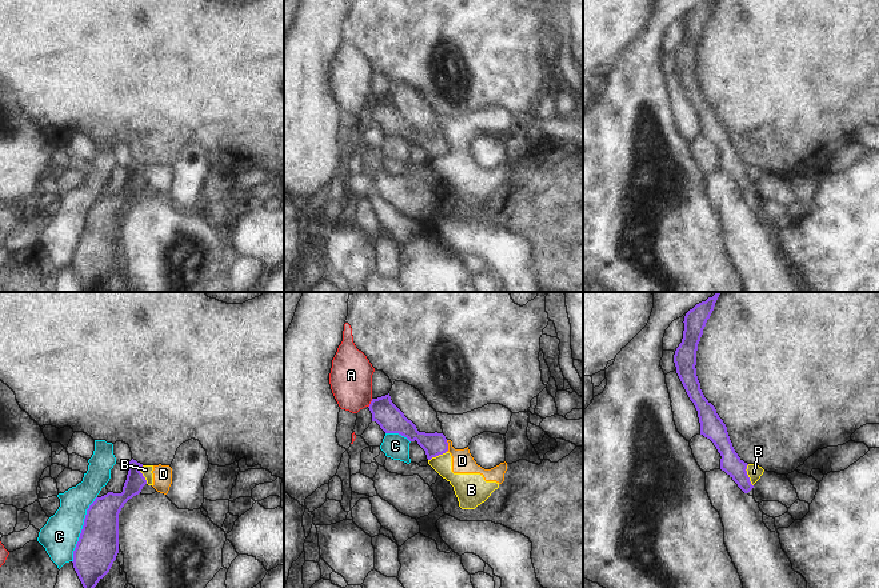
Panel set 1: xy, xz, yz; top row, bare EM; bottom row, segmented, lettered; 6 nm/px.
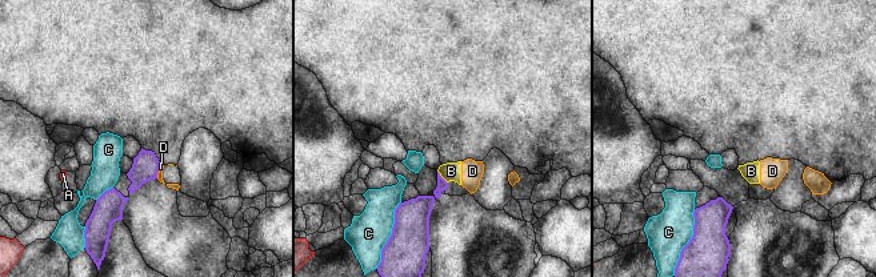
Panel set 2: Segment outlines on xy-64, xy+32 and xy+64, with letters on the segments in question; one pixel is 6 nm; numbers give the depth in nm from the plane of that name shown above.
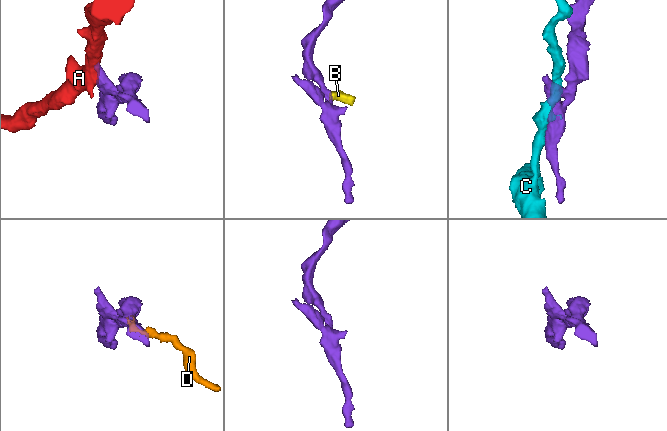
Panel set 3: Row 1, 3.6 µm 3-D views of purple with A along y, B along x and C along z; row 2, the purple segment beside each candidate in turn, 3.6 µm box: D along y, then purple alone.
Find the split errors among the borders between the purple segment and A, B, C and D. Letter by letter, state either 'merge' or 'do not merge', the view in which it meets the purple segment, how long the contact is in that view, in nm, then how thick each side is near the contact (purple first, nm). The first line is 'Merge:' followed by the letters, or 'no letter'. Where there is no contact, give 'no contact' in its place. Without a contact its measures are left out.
Merge: no letter
A: do not merge; contact in xz; length 60 nm; calibres 160 and 260 nm
B: do not merge; contact in yz; length 140 nm; calibres 120 and 90 nm
C: do not merge; contact in xy; length 420 nm; calibres 260 and 220 nm
D: do not merge; contact in xz; length 70 nm; calibres 140 and 130 nm

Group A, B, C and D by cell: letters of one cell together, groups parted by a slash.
A / B D / C

